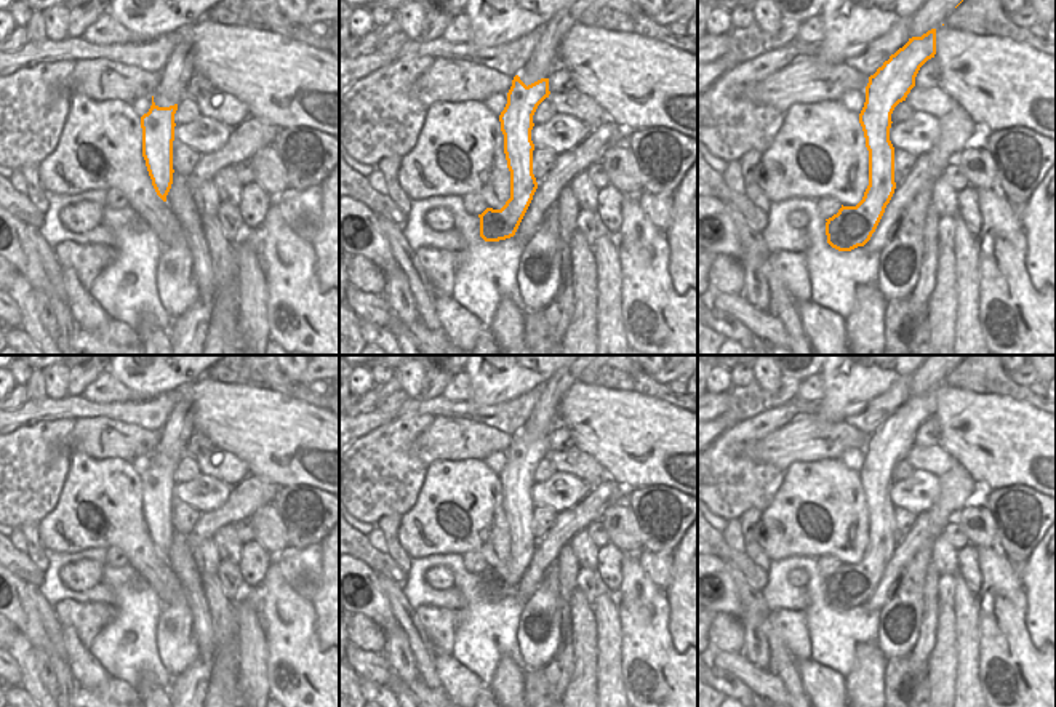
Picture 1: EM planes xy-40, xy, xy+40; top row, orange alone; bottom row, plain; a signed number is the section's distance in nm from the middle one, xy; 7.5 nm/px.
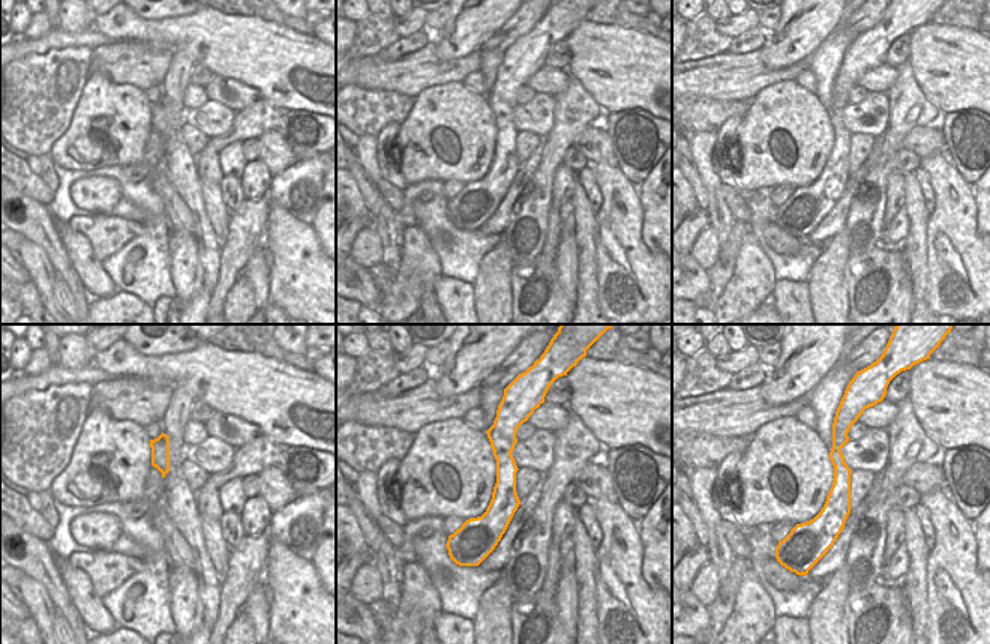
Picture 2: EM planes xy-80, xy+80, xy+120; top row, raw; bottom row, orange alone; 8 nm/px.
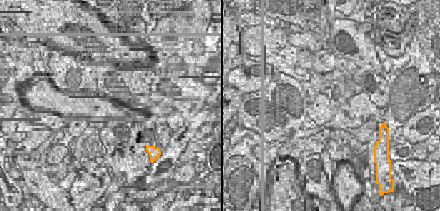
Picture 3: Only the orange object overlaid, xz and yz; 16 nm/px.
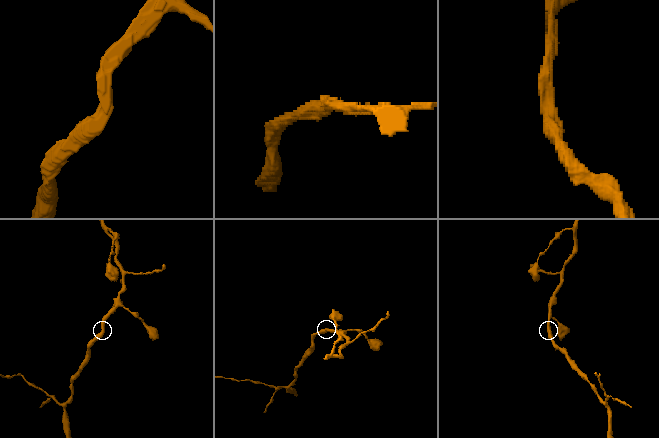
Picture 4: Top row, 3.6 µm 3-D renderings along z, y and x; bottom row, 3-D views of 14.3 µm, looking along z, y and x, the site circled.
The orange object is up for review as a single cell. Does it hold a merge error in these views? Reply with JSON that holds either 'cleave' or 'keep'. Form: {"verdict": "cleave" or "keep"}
{"verdict": "cleave"}

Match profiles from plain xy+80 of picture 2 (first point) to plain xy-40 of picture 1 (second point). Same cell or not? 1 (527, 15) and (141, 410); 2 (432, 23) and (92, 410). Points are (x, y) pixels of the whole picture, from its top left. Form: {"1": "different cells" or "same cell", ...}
{"1": "same cell", "2": "different cells"}

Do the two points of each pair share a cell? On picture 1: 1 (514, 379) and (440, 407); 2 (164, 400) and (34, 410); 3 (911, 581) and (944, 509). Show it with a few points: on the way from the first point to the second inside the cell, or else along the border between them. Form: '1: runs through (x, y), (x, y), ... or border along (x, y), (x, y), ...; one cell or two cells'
1: border along (509, 400), (493, 405), (476, 405), (471, 402); two cells
2: runs through (132, 410), (66, 410); one cell
3: runs through (919, 563), (936, 527); one cell

